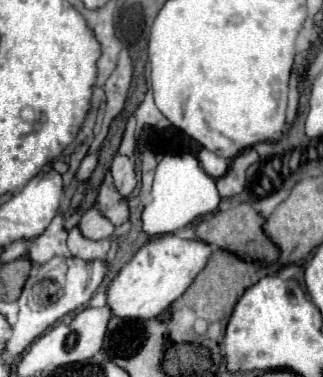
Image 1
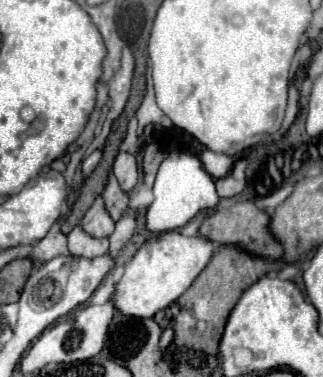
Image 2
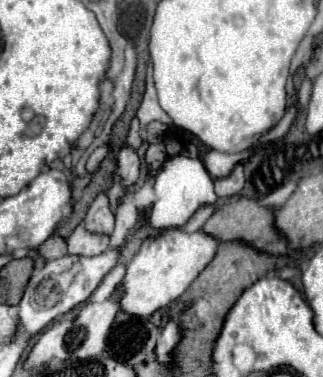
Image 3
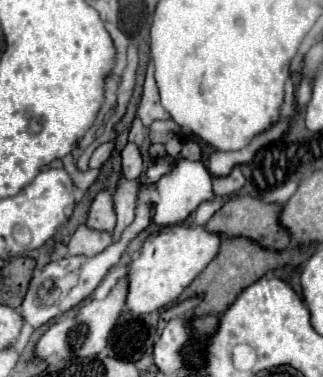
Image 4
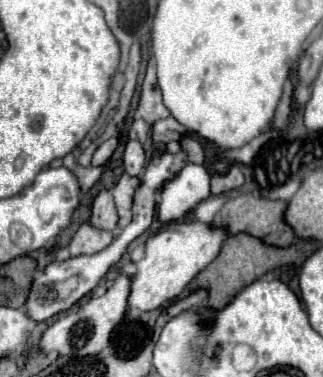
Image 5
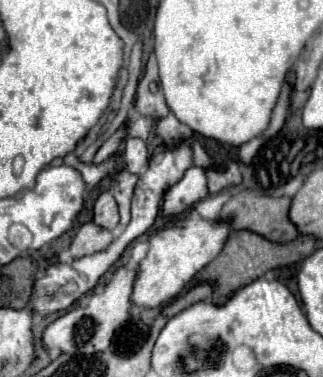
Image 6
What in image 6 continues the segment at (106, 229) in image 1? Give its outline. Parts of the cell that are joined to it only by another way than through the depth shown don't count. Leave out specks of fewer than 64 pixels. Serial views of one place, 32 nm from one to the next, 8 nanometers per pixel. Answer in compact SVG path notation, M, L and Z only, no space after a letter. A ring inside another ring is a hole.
M104 190L98 196L96 204L94 204L94 218L92 218L92 222L102 226L102 228L114 230L118 220L120 220L120 216L118 216L118 208L114 206L114 196L108 190Z

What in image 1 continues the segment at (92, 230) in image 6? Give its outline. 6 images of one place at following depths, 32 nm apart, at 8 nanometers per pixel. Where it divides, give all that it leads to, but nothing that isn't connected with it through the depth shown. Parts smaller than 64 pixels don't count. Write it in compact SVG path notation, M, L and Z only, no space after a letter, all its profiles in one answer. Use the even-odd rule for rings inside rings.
M72 228L68 232L68 248L72 252L72 256L82 258L82 260L98 260L104 258L110 250L110 240L88 240L84 236L80 236L78 228Z

